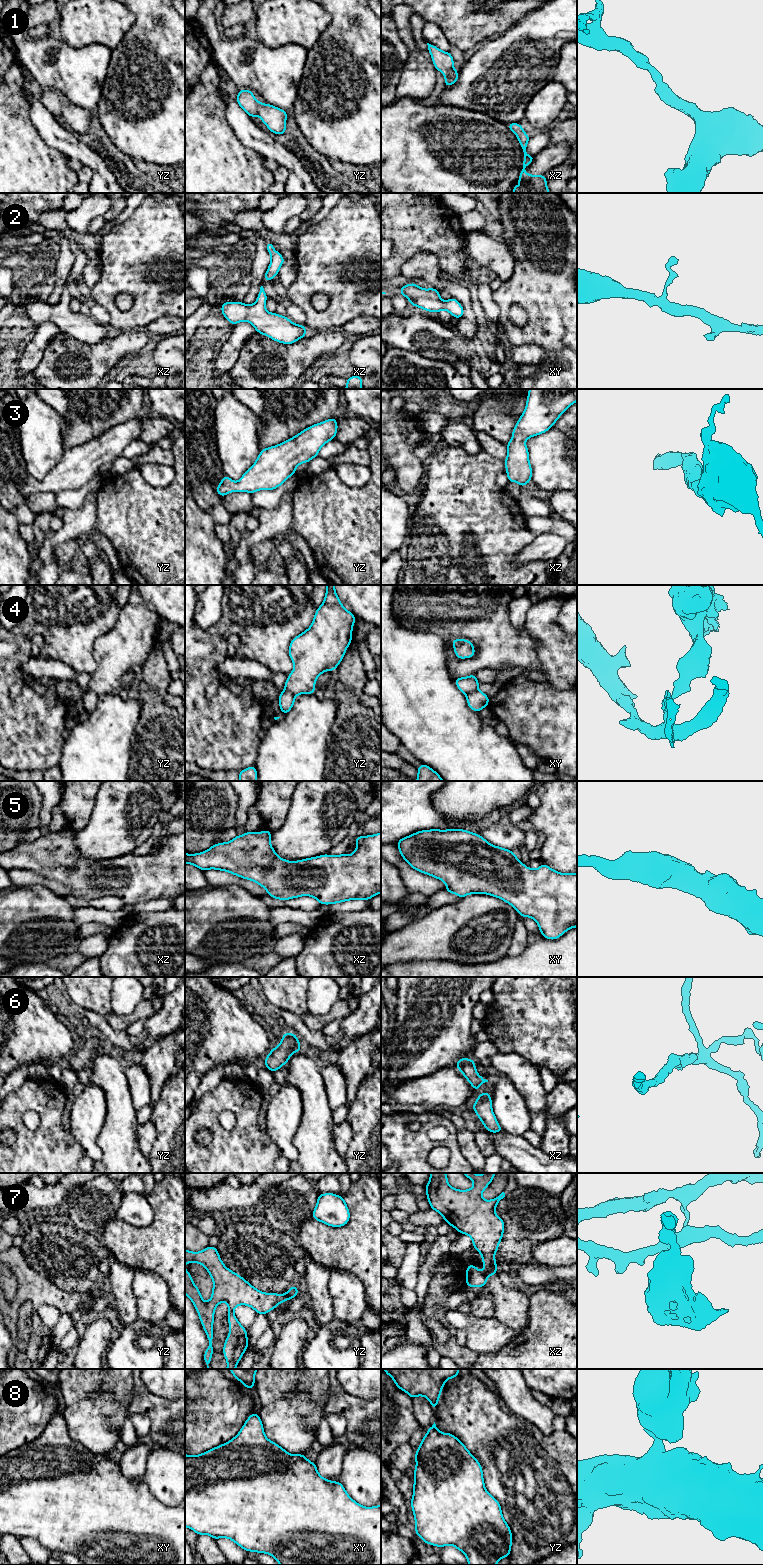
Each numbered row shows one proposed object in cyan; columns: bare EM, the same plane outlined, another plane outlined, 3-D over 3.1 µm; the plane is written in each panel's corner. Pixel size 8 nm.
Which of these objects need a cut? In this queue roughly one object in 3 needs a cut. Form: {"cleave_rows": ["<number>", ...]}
{"cleave_rows": ["4", "7"]}

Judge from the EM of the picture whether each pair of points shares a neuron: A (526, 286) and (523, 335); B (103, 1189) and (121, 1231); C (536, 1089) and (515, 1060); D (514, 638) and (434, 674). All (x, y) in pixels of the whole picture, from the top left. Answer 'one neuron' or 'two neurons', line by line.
A: one neuron
B: two neurons
C: one neuron
D: two neurons

